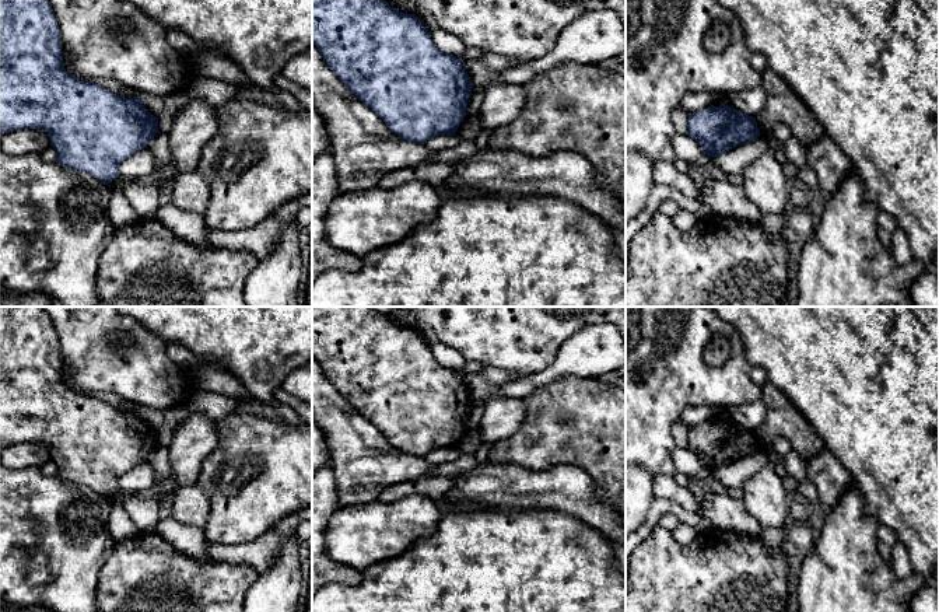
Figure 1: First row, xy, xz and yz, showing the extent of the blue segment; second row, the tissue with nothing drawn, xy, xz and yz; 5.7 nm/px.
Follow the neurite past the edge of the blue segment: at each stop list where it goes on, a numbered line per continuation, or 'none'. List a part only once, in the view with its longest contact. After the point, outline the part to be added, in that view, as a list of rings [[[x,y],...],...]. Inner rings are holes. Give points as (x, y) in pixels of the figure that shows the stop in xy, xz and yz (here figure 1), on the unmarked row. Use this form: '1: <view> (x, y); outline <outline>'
none

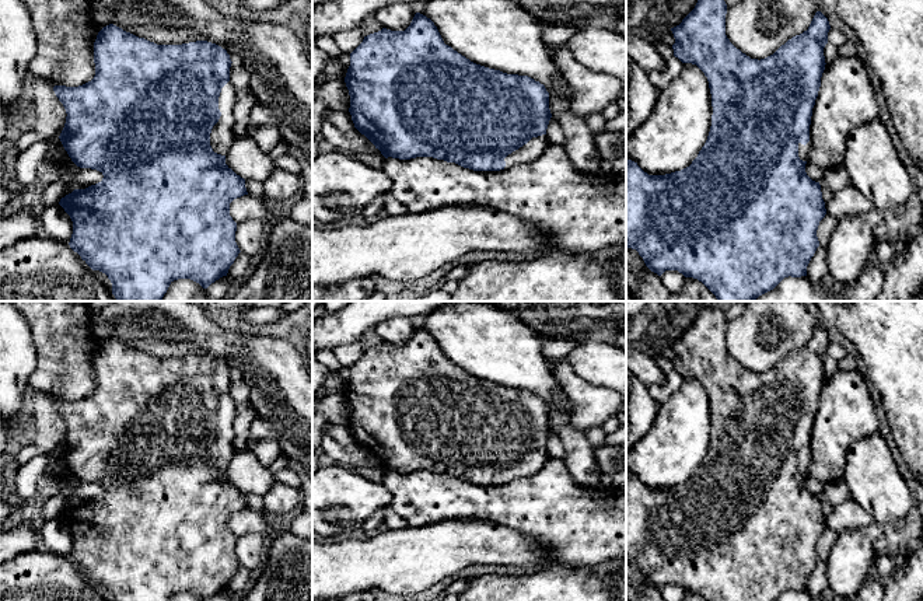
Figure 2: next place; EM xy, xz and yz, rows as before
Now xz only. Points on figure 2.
1: xz (535, 460); outline [[[546,448],[532,451],[527,458],[524,458],[504,472],[504,483],[517,478],[531,476],[532,474],[538,472],[548,460],[549,457]]]

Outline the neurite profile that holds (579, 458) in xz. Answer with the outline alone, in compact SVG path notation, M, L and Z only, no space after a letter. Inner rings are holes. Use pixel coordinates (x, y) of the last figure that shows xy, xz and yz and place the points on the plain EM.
M559 406L549 409L549 423L563 443L563 462L574 482L583 488L602 489L601 471L594 458L594 448L588 443L584 430L576 429L570 416Z

